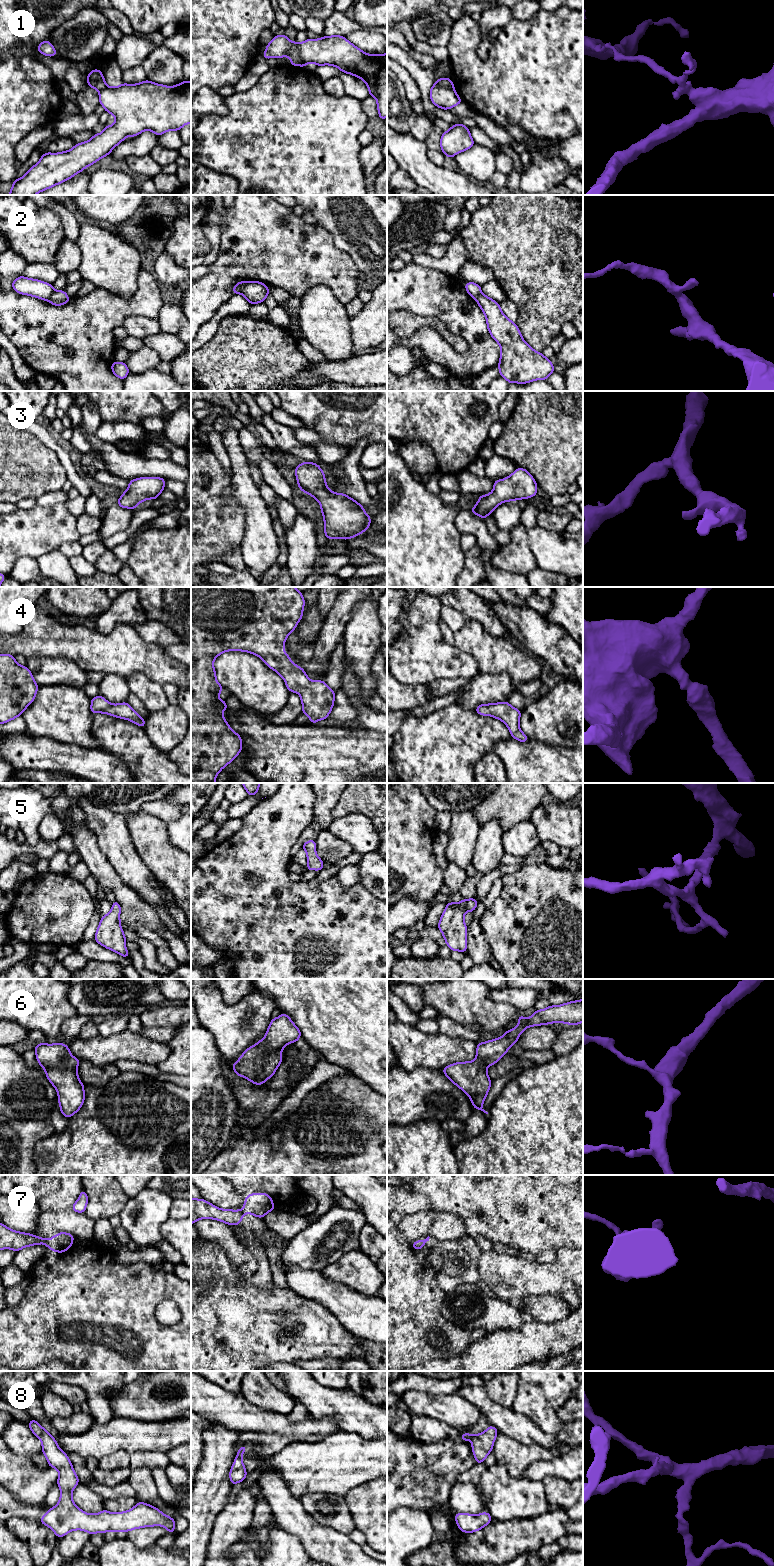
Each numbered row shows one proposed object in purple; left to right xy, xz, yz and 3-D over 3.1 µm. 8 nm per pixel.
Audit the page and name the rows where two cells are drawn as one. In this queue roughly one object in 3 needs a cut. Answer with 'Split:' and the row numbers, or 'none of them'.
Split: 1, 2, 7

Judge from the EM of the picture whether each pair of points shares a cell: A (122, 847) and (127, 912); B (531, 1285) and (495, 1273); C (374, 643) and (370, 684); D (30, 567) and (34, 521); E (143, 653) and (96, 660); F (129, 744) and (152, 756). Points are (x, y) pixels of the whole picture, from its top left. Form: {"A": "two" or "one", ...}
{"A": "two", "B": "one", "C": "one", "D": "two", "E": "one", "F": "one"}

